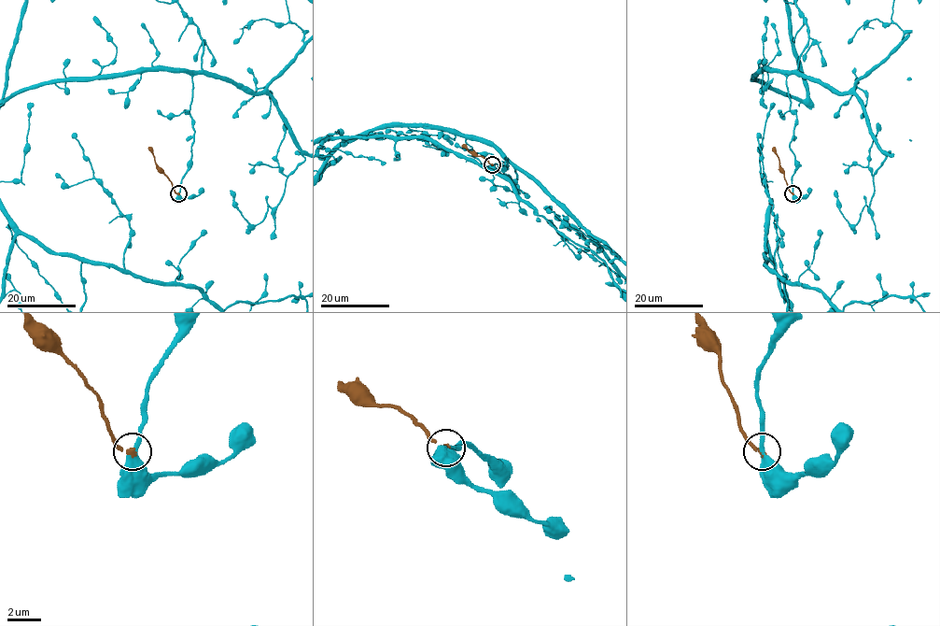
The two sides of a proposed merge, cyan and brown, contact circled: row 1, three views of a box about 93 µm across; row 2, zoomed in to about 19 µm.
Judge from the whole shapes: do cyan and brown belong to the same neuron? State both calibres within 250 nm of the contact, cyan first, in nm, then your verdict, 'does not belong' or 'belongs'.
calibres 320 and 280 nm; belongs

